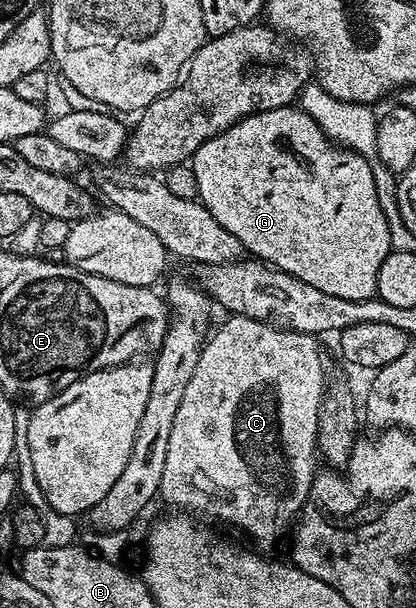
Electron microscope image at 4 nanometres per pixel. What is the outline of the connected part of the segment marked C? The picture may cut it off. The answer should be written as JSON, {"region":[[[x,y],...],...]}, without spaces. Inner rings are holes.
{"region":[[[229,314],[226,319],[228,320],[217,331],[215,328],[207,336],[204,348],[201,349],[198,357],[198,366],[194,368],[190,381],[186,381],[186,393],[182,393],[178,413],[174,413],[174,425],[170,428],[170,441],[166,444],[166,467],[162,469],[159,498],[165,499],[172,507],[181,507],[184,510],[181,512],[191,513],[196,517],[209,515],[210,518],[217,519],[220,523],[229,523],[230,526],[245,531],[256,543],[272,543],[284,530],[285,534],[293,526],[294,520],[304,510],[312,482],[316,480],[318,474],[316,438],[318,437],[320,406],[326,390],[324,355],[320,352],[319,343],[321,340],[315,335],[289,330],[272,321],[264,322],[236,314]]]}

